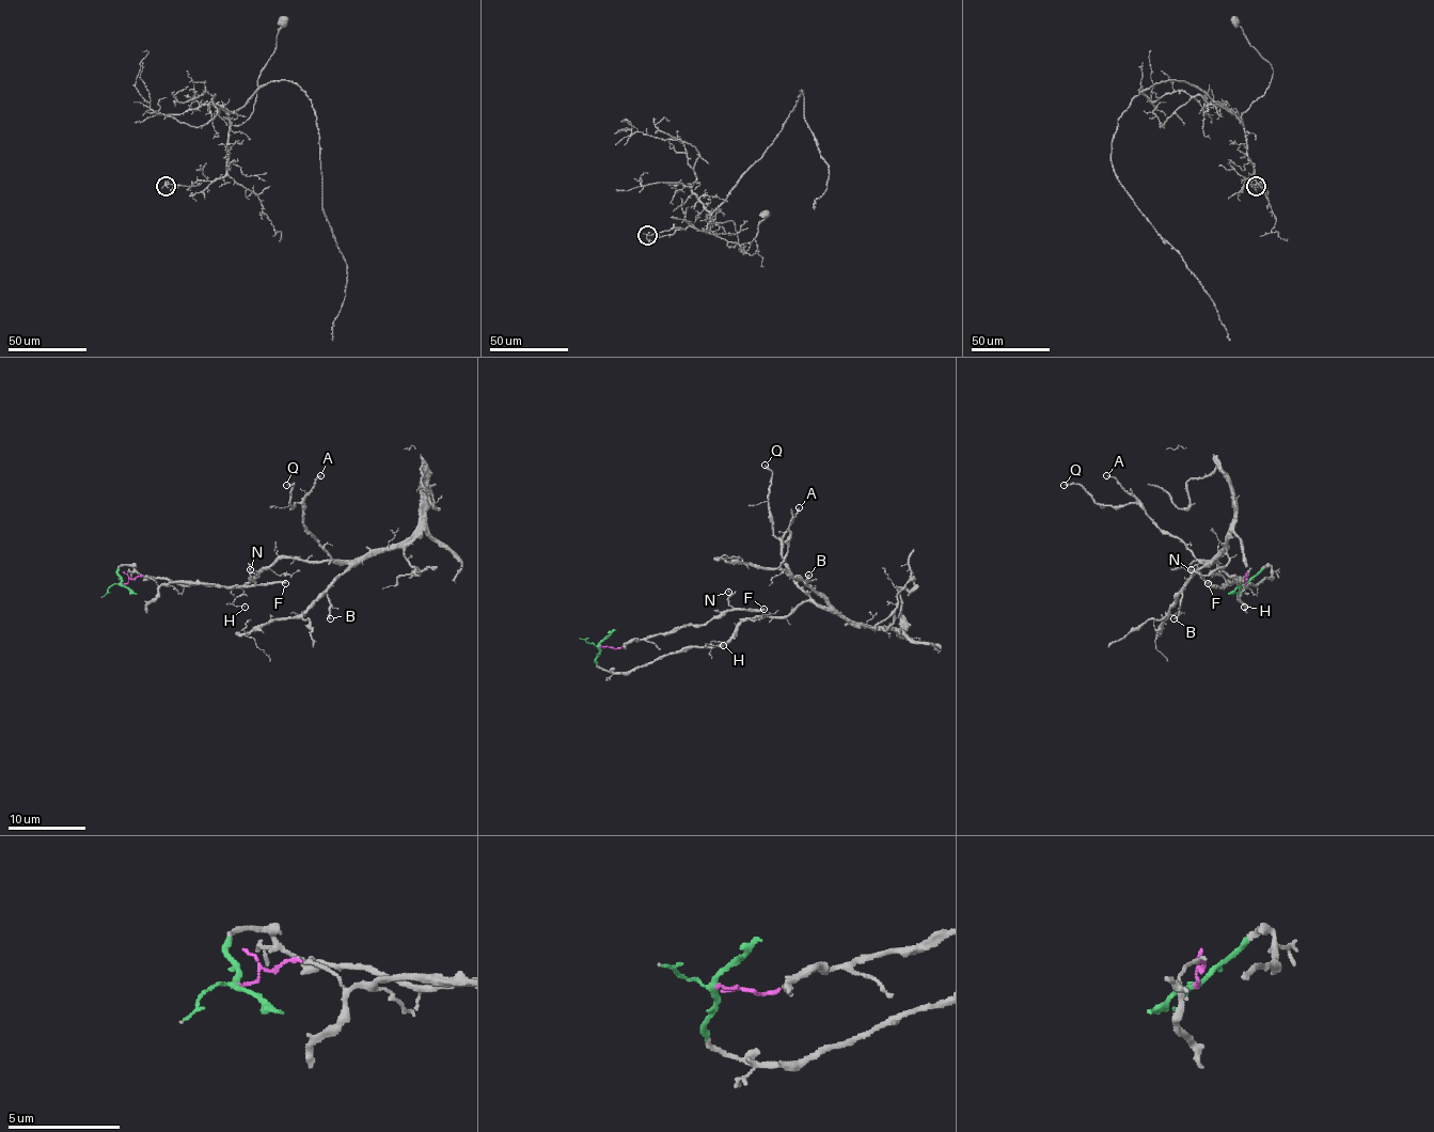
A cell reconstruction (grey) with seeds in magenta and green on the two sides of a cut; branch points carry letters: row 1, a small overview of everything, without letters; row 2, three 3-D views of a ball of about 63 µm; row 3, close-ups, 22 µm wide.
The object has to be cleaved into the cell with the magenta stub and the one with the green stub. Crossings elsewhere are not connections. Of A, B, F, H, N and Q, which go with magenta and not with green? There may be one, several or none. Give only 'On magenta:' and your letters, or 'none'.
On magenta: F, N

